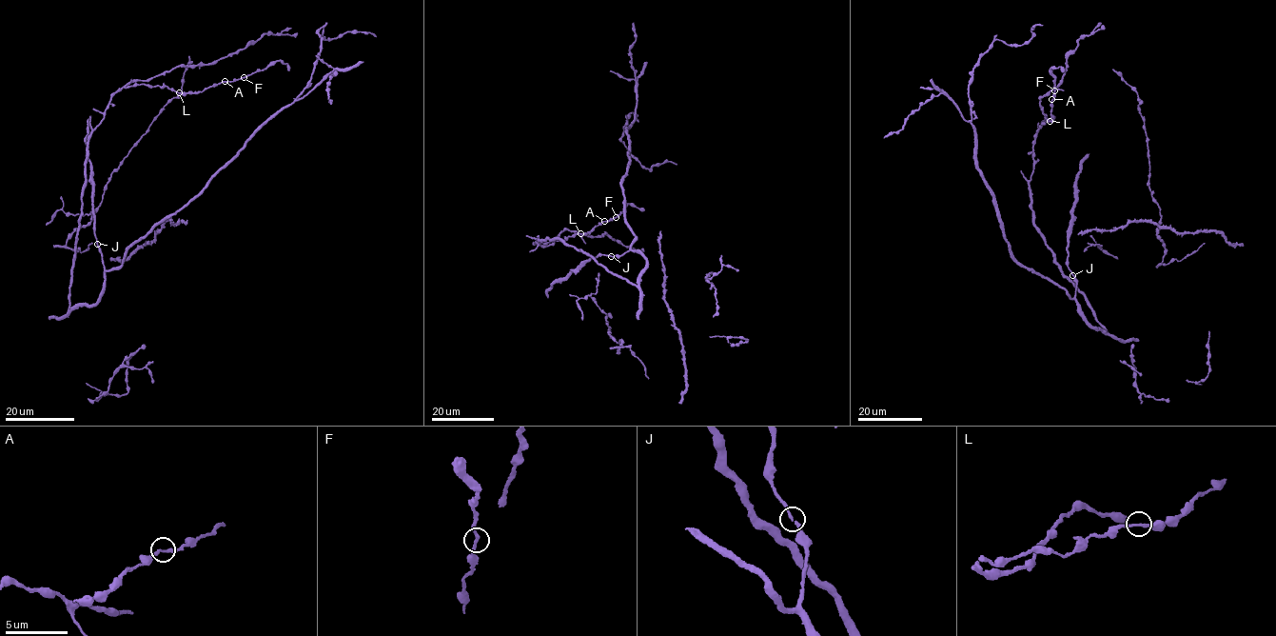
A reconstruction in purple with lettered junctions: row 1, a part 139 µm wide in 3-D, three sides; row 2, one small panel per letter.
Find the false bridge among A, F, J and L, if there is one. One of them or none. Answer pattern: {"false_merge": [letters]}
{"false_merge": []}

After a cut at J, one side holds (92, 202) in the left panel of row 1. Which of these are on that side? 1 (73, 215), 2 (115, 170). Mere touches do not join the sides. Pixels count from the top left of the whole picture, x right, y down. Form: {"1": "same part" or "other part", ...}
{"1": "other part", "2": "other part"}

